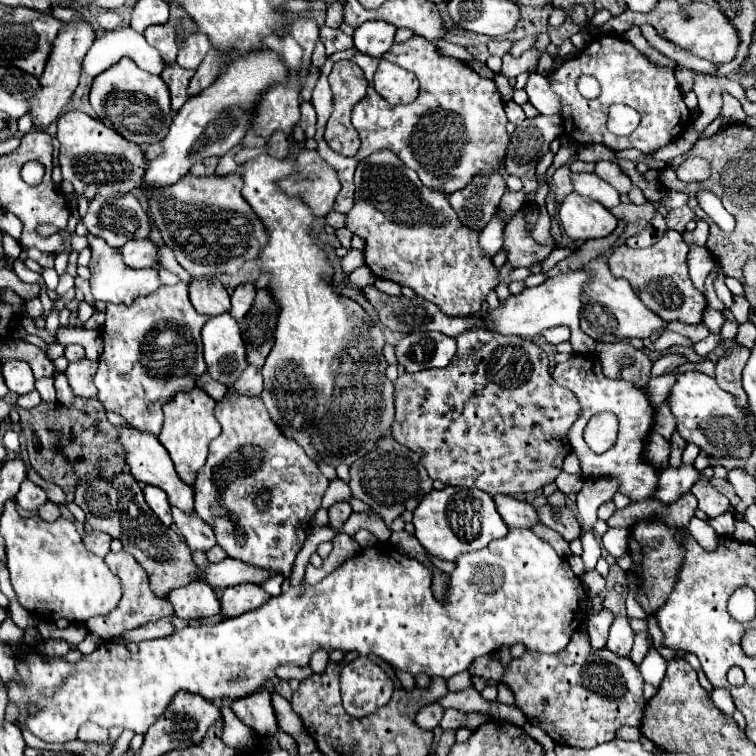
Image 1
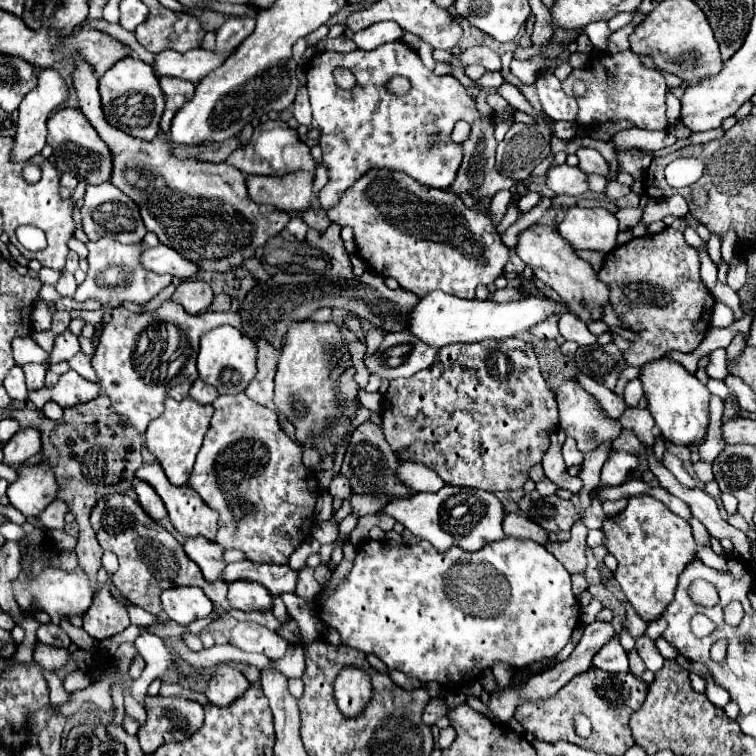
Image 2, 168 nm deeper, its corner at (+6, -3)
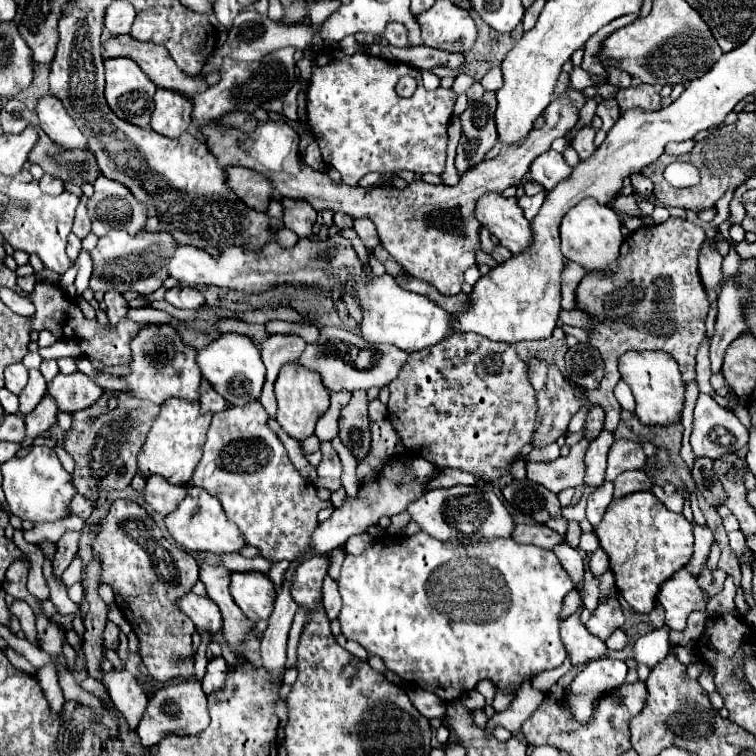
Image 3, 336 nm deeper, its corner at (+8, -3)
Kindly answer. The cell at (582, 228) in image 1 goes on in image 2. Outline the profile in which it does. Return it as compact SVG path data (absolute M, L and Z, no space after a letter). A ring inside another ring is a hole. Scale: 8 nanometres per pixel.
M571 206L559 224L559 234L575 250L611 252L617 238L617 218L605 208Z

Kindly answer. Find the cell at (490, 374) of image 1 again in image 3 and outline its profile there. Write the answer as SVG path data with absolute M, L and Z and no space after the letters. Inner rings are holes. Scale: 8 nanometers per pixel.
M455 332L451 336L447 336L447 340L443 340L443 344L435 344L435 348L425 348L423 352L409 352L407 364L403 366L403 372L399 372L399 376L389 384L391 390L391 398L387 404L389 410L389 420L393 422L393 428L399 432L401 442L405 444L405 448L411 454L421 454L425 460L439 464L439 468L461 468L461 470L469 470L477 476L481 476L485 482L491 482L491 478L497 478L499 474L509 470L509 460L519 454L519 450L525 444L531 444L531 434L535 430L535 412L537 412L537 404L535 404L535 390L529 384L527 378L527 366L525 362L517 356L517 350L511 344L503 344L503 342L491 342L479 334L463 334L463 332Z

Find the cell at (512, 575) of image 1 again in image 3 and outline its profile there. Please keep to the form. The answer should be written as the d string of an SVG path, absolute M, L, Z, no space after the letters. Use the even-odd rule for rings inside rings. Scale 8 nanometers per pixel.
M419 530L417 534L413 534L409 538L393 536L393 538L385 538L381 542L377 540L361 556L353 556L353 554L345 556L343 566L341 566L341 578L337 580L337 584L339 584L339 594L343 598L343 608L337 616L337 620L341 624L341 634L347 640L359 642L369 654L379 656L383 660L383 664L391 672L401 676L403 680L413 682L419 688L427 688L429 692L435 692L441 700L445 700L445 704L451 704L461 694L473 690L481 680L491 680L495 684L495 688L503 694L507 694L507 692L517 694L517 690L521 688L521 684L525 680L535 678L539 672L559 668L567 656L563 642L559 638L559 612L563 606L563 598L567 596L567 592L571 592L575 588L575 584L573 584L571 576L565 572L565 568L561 566L559 558L551 550L543 550L543 548L529 546L529 544L517 544L513 538L497 538L491 542L461 546L461 544L451 544L451 542L439 542L433 536L429 536L427 532Z

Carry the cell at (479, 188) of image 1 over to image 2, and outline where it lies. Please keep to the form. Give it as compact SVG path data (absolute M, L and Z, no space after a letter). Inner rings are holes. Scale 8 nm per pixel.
M475 122L471 126L471 136L469 140L463 142L463 150L465 150L465 156L463 156L463 164L457 172L457 178L451 186L451 190L455 194L471 194L471 198L475 202L481 202L485 198L493 198L495 192L507 188L507 190L513 190L515 182L511 178L505 178L501 176L497 170L495 170L495 148L497 148L497 140L493 136L493 124L485 124L485 122Z

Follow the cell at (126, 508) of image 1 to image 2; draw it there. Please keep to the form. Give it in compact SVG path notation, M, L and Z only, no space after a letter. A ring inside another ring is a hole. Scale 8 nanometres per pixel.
M113 494L99 500L91 512L91 524L101 548L115 552L119 558L119 570L113 576L113 584L119 588L125 600L155 616L161 616L161 622L169 622L159 600L163 590L177 586L199 586L203 590L211 588L211 584L207 584L207 580L201 576L197 564L183 552L183 546L161 524L151 520L141 504L127 494Z

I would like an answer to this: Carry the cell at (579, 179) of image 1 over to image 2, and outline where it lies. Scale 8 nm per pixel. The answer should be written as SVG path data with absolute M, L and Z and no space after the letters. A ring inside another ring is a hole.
M567 164L555 166L547 172L547 186L557 194L567 194L567 196L581 196L589 192L589 182L587 174L581 172L579 168L571 168Z

